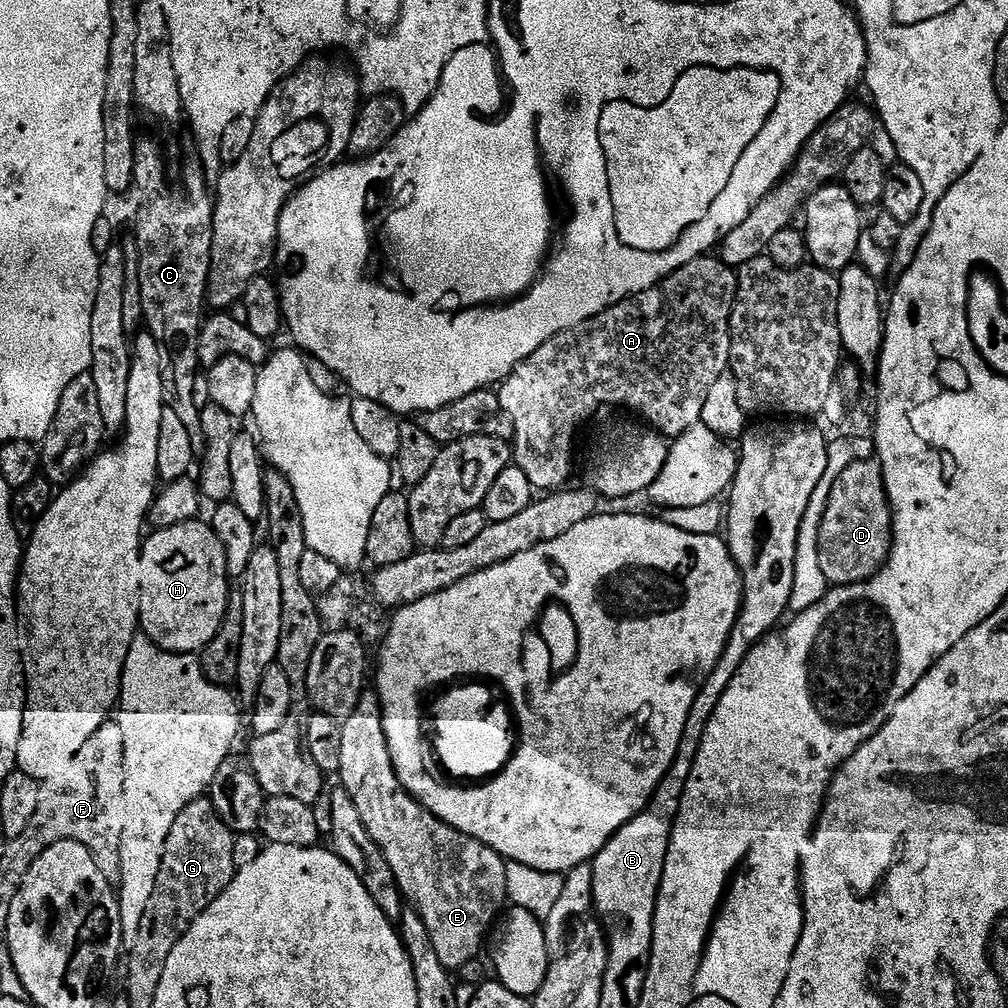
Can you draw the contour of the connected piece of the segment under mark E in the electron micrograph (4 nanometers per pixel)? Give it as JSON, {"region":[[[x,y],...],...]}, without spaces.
{"region":[[[368,690],[360,698],[359,709],[349,720],[343,721],[339,783],[347,789],[352,801],[358,806],[364,825],[382,850],[401,893],[411,901],[426,922],[434,950],[438,950],[438,958],[449,970],[458,970],[466,966],[470,958],[481,955],[484,935],[487,934],[492,919],[501,915],[500,907],[508,900],[506,861],[490,846],[442,822],[404,789],[394,770],[394,762],[388,749],[388,733],[384,730],[381,712],[377,693]]]}

